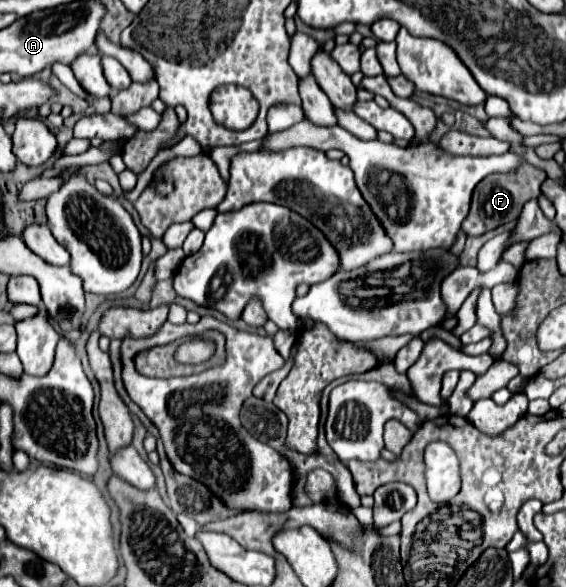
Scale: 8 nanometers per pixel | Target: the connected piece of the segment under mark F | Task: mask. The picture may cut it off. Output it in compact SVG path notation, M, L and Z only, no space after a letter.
M525 163L517 169L517 173L511 175L489 175L483 179L483 183L477 185L475 193L473 193L473 201L471 201L471 211L467 215L467 219L463 221L463 231L471 237L479 237L487 231L497 229L499 225L505 223L515 223L521 215L523 205L541 195L541 183L547 179L547 173L543 169L533 167L531 163Z

